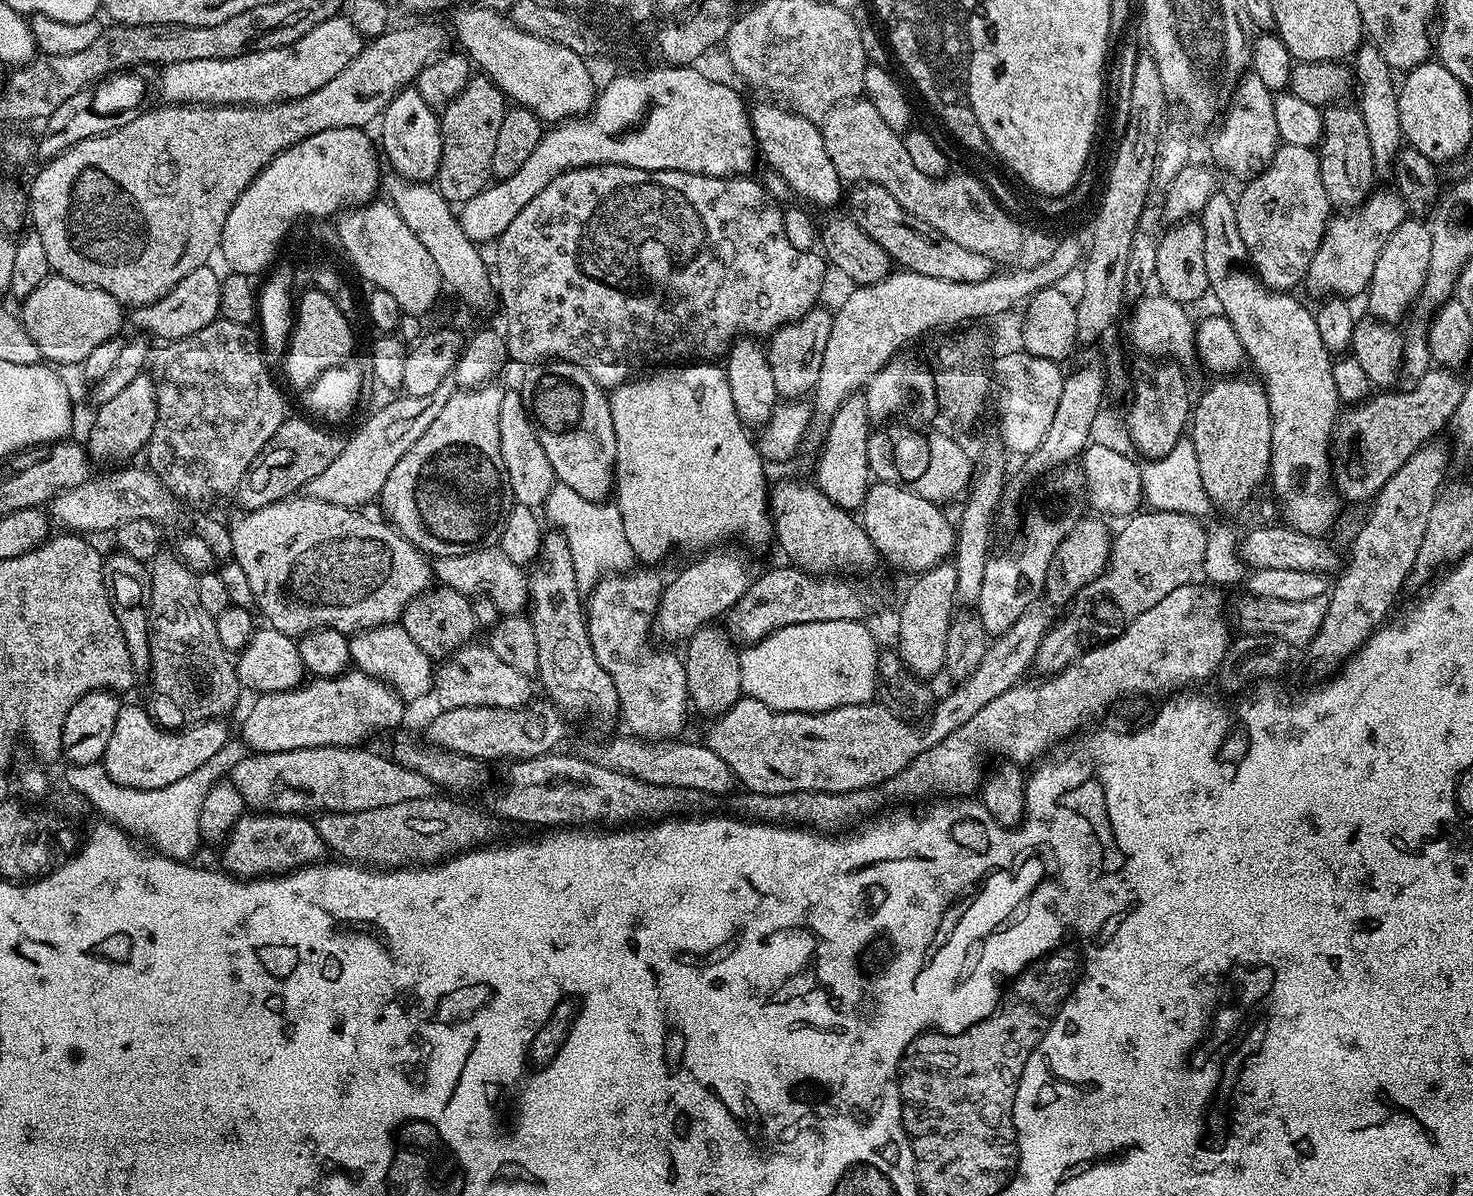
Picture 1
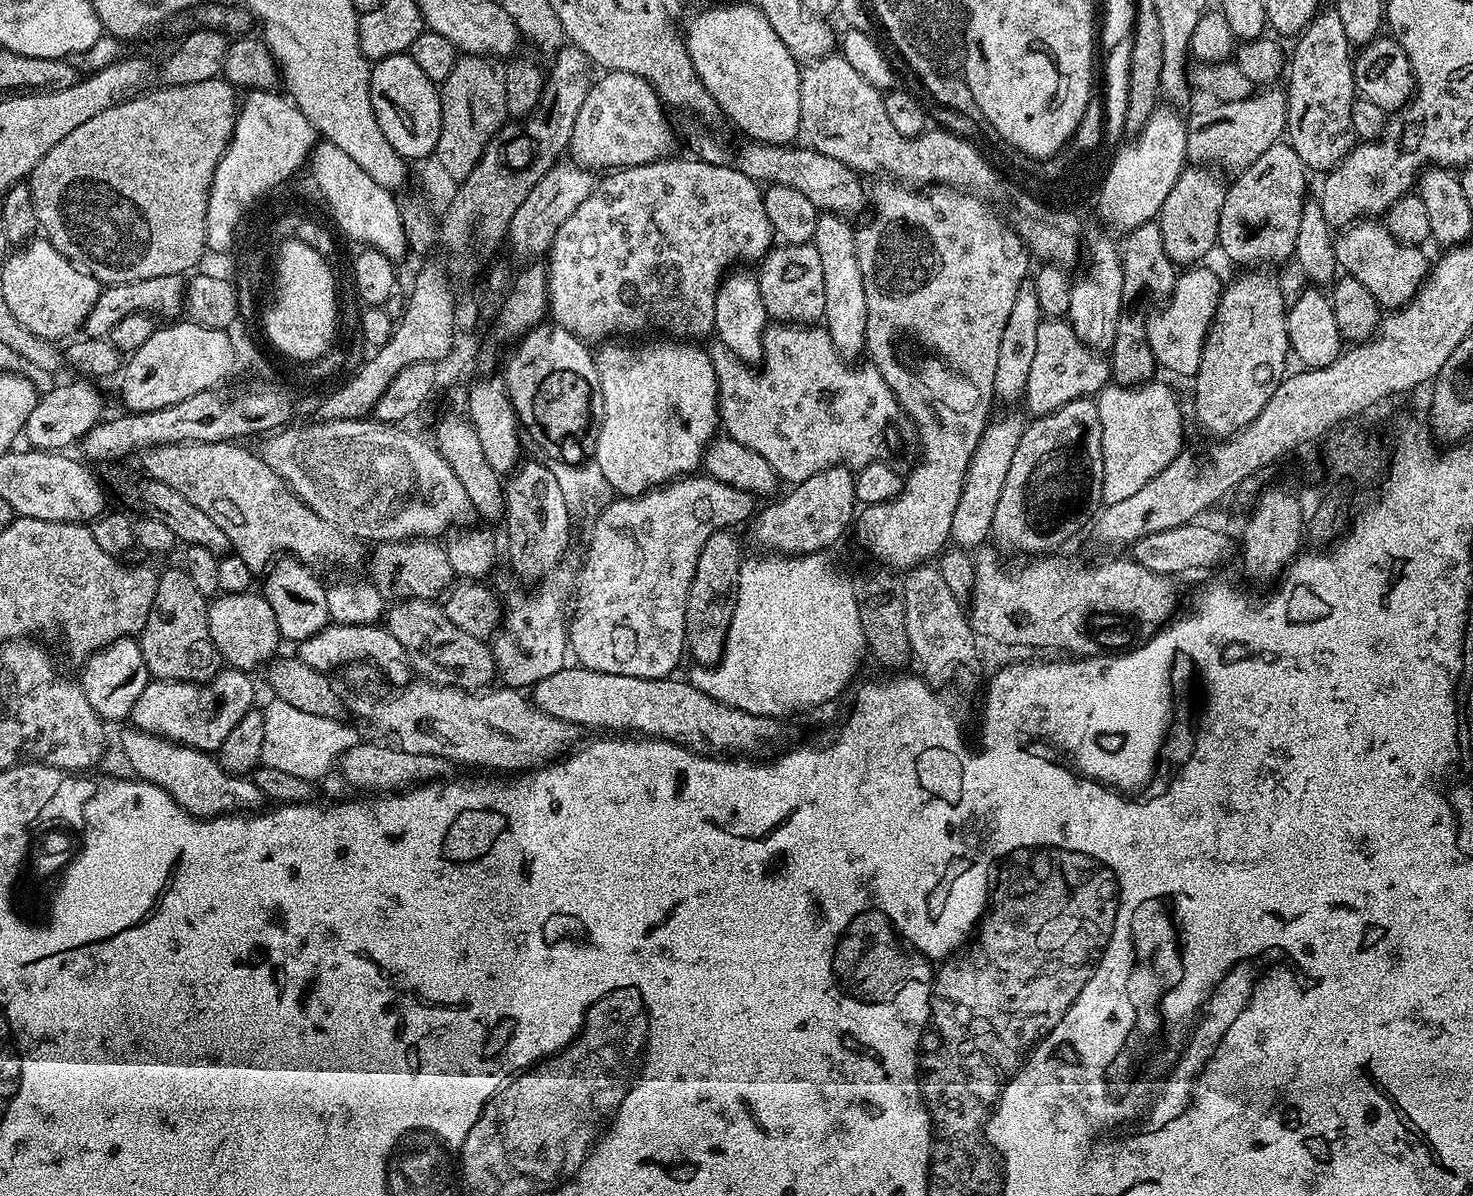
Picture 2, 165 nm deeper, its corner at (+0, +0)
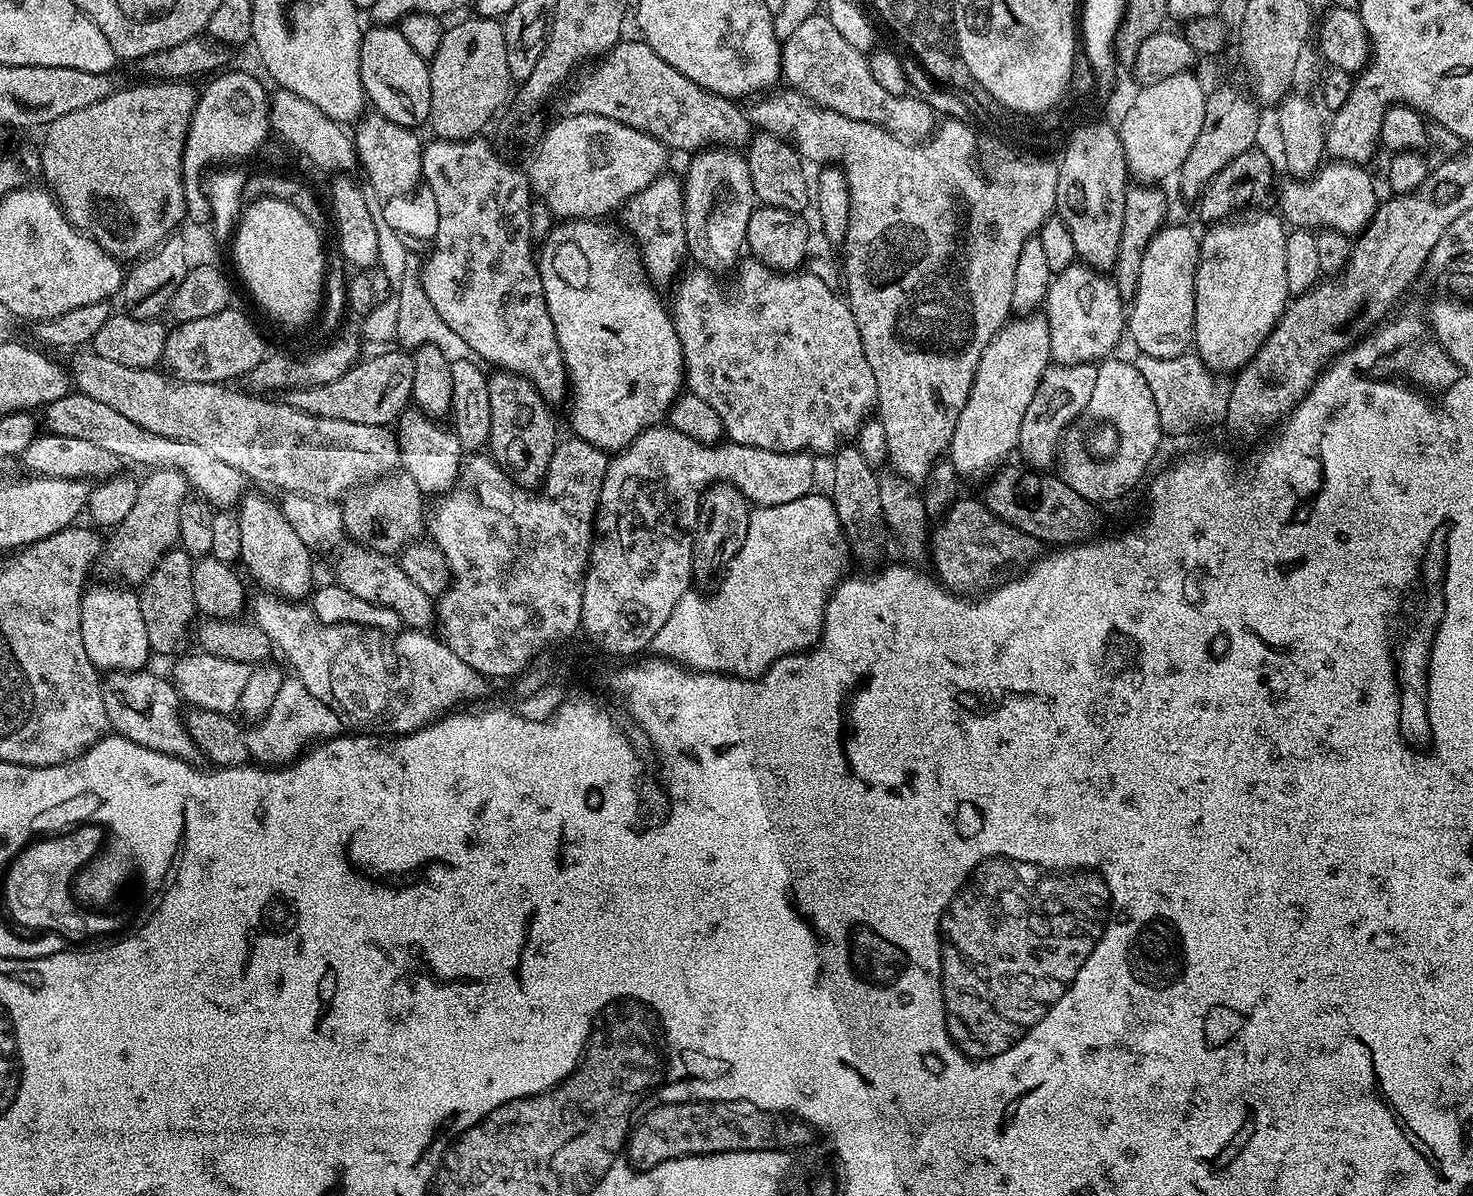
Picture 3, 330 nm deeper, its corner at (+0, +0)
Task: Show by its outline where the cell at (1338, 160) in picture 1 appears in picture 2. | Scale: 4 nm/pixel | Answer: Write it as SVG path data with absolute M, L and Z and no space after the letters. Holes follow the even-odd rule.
M1321 10L1315 18L1305 26L1304 31L1295 37L1296 45L1290 48L1290 63L1286 68L1286 99L1288 102L1288 122L1286 140L1292 149L1302 158L1305 169L1313 173L1327 174L1346 158L1346 154L1354 147L1352 131L1352 103L1358 99L1356 83L1352 77L1353 49L1346 38L1346 30L1342 27L1342 18L1338 18L1335 10Z

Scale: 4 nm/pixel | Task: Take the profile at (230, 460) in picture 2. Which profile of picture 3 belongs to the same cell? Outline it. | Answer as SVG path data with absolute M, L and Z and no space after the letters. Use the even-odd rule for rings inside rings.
M76 390L71 394L58 398L54 402L44 405L42 409L42 424L48 432L53 432L66 438L83 438L85 442L94 442L94 446L103 446L118 454L121 462L128 460L132 464L145 464L145 469L176 468L187 478L189 485L196 488L201 497L207 500L216 510L232 510L239 505L246 495L244 487L250 484L247 476L241 474L234 466L226 466L226 462L217 456L204 452L202 446L194 446L194 442L185 440L171 440L162 434L154 434L138 422L130 422L130 418L118 414L111 406L97 402L95 398L85 396Z

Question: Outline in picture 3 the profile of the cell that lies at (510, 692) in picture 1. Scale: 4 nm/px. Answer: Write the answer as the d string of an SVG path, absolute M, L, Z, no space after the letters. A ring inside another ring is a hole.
M348 542L343 545L344 553L336 564L335 583L341 588L350 590L358 598L366 598L366 602L374 602L394 610L400 615L401 621L409 629L424 630L434 620L434 600L427 596L414 581L402 570L393 557L384 556L380 552L372 552L363 544Z

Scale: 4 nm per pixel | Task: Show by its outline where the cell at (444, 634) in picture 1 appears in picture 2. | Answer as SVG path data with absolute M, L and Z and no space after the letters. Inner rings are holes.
M432 538L385 540L377 543L368 560L367 575L378 594L382 594L385 601L399 602L410 599L435 601L441 594L447 593L453 583L454 573L445 545L436 543L440 542Z

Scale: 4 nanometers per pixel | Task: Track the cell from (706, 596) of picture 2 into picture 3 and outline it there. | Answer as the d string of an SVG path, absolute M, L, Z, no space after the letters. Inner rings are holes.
M711 484L703 492L692 534L692 579L697 585L711 585L728 567L738 550L742 550L742 542L748 529L749 511L748 499L733 484Z

